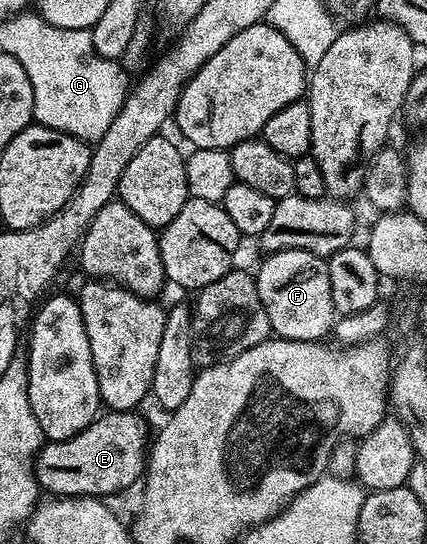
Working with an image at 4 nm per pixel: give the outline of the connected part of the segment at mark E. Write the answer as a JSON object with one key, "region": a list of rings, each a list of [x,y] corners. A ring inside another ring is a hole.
{"region":[[[106,410],[88,425],[80,434],[67,440],[52,440],[43,443],[33,458],[34,476],[39,489],[54,498],[64,496],[92,496],[110,498],[113,492],[122,492],[143,479],[148,465],[148,436],[146,424],[138,417],[137,411],[115,412]]]}

